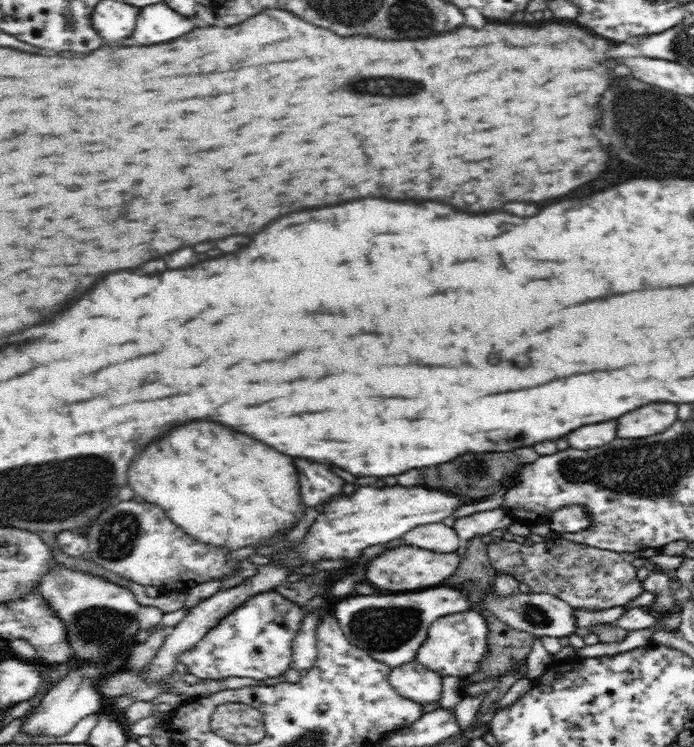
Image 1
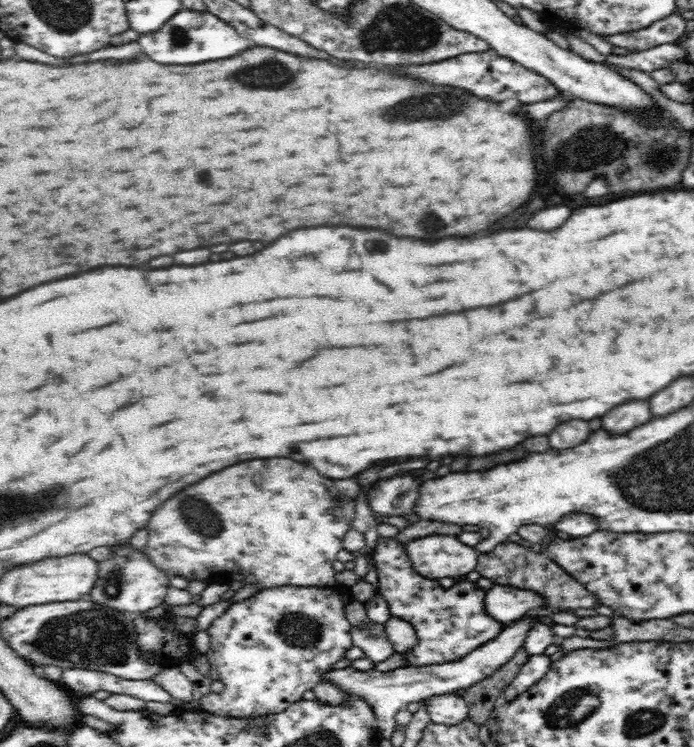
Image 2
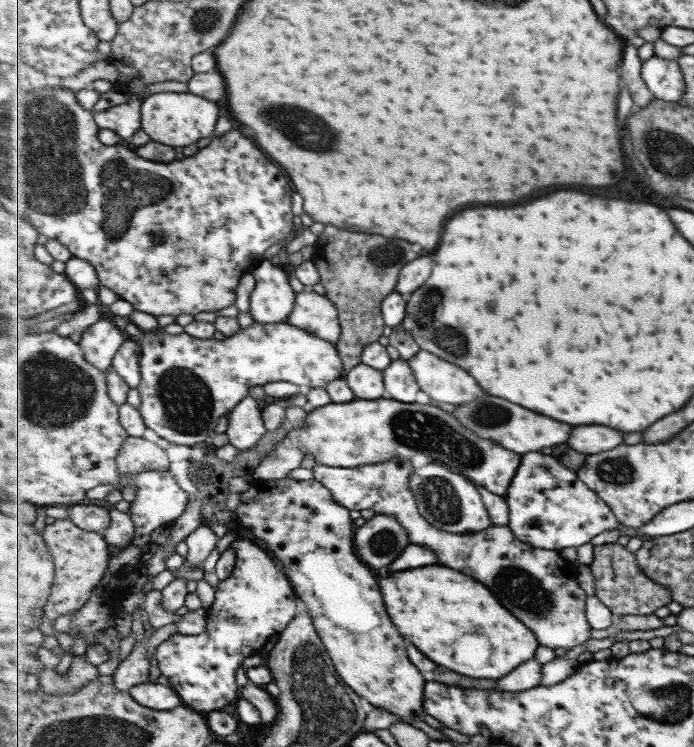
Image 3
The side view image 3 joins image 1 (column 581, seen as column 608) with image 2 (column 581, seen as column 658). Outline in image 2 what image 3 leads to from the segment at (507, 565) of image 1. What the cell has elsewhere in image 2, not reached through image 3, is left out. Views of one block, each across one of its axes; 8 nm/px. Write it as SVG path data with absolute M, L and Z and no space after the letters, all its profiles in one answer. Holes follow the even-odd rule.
M505 541L486 554L480 553L475 570L482 578L492 580L493 585L510 586L534 593L543 600L544 607L556 608L556 610L580 610L580 608L586 610L586 608L596 608L601 605L601 600L584 584L581 584L554 560L545 556L544 552L532 552L531 549L514 542Z

